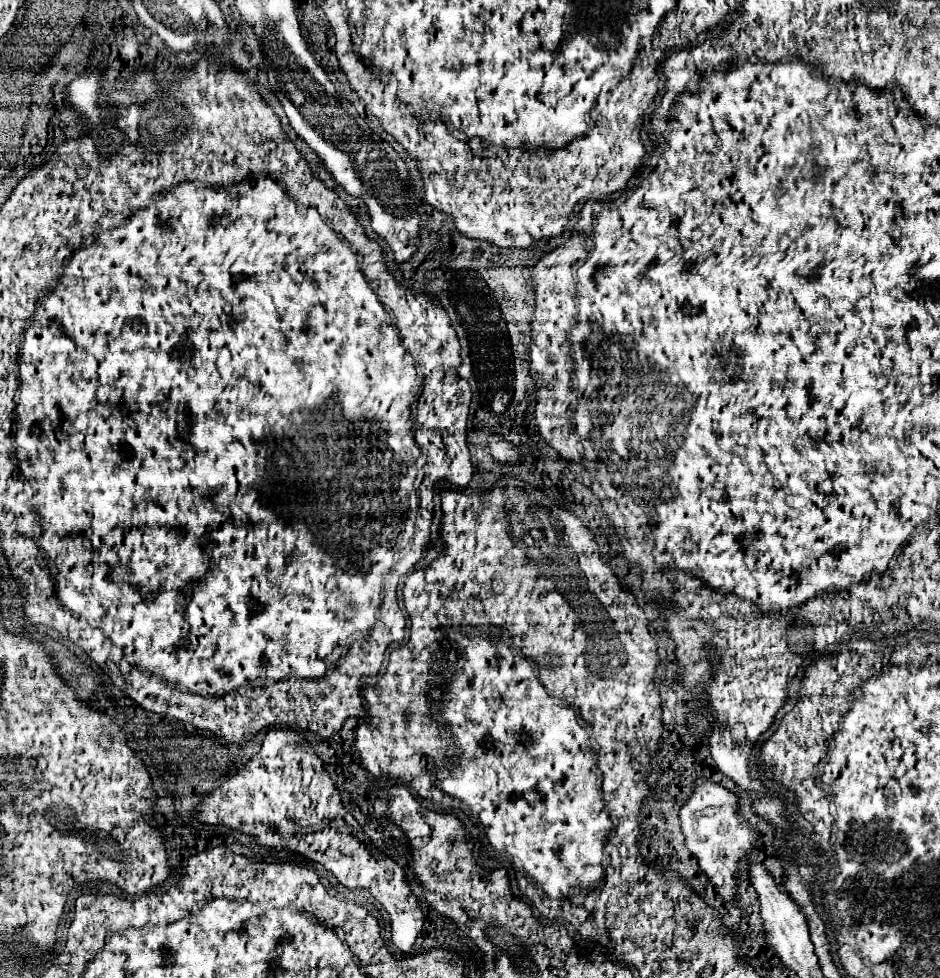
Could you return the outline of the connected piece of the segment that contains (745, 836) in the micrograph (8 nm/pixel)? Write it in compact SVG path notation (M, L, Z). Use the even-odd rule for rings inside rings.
M696 779L692 789L692 795L688 801L680 807L680 829L684 835L684 845L688 851L698 859L700 871L710 879L714 885L714 891L728 903L736 901L736 891L740 885L738 879L738 861L752 851L758 851L762 847L756 847L760 841L760 833L744 819L740 813L740 801L734 799L732 791L726 791L722 785L712 783L710 779Z

